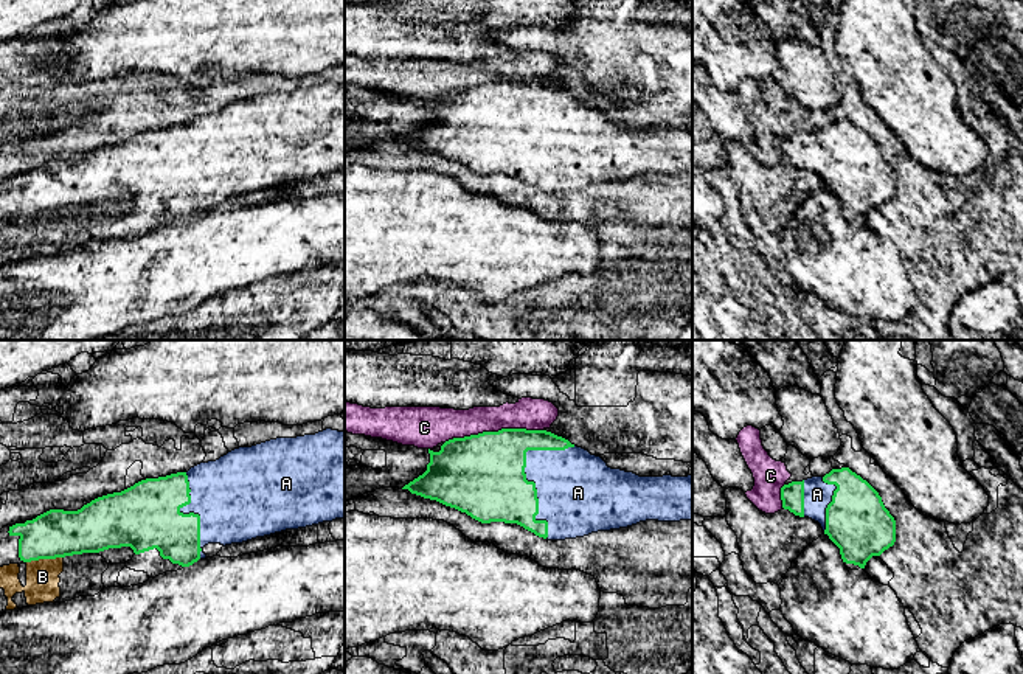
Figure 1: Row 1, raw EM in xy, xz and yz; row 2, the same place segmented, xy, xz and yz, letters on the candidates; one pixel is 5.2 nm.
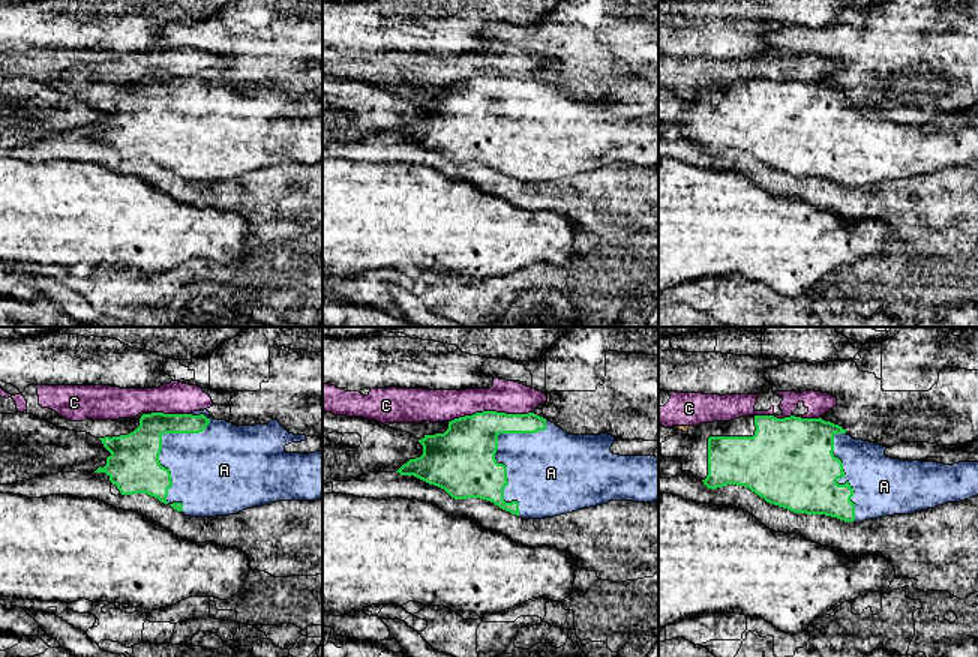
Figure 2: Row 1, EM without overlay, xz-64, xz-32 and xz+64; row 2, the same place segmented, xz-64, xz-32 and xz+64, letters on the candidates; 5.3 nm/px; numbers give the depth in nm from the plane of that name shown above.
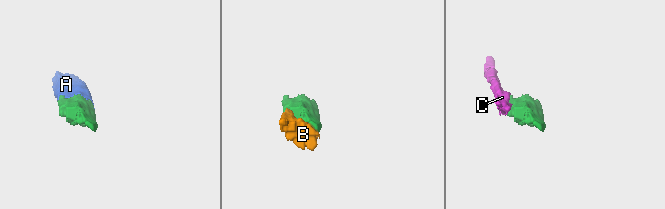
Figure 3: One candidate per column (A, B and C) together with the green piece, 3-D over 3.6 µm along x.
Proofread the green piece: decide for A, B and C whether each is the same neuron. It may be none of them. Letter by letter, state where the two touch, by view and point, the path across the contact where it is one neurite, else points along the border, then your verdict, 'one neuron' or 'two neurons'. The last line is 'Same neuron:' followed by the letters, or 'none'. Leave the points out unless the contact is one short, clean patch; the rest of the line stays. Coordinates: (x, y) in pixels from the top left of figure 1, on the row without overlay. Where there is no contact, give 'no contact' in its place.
A: xz (525, 128) | one neuron
B: xy (44, 210) | one neuron
C: xz (499, 83) | two neurons
Same neuron: A, B

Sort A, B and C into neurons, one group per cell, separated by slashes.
A B / C

